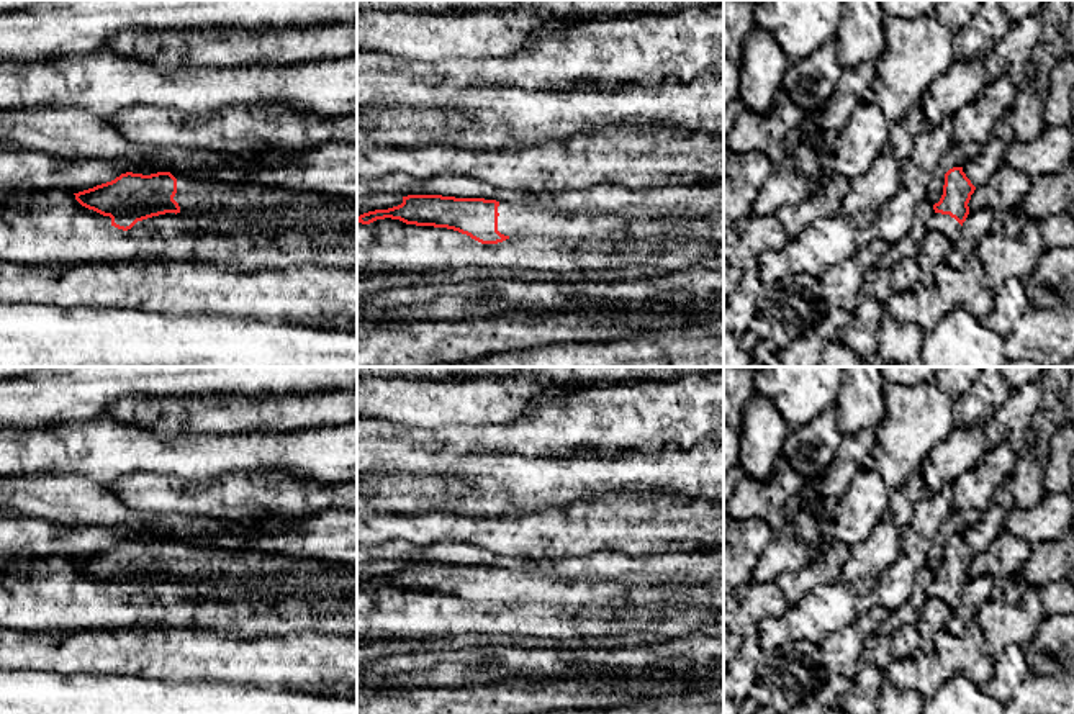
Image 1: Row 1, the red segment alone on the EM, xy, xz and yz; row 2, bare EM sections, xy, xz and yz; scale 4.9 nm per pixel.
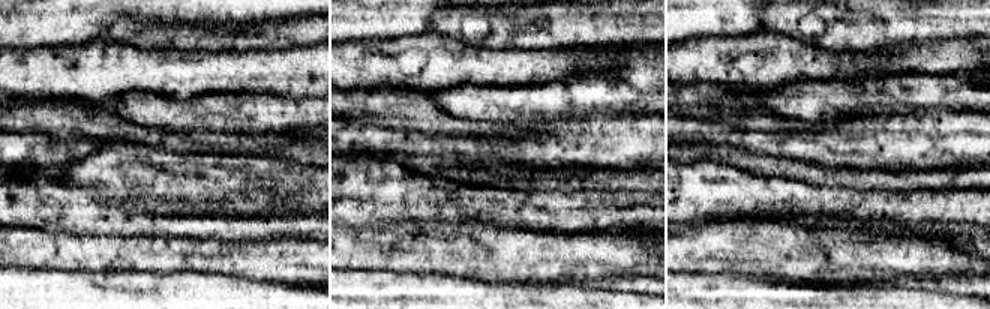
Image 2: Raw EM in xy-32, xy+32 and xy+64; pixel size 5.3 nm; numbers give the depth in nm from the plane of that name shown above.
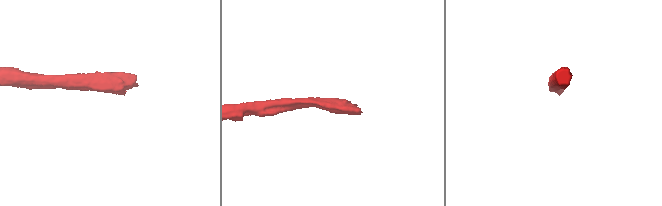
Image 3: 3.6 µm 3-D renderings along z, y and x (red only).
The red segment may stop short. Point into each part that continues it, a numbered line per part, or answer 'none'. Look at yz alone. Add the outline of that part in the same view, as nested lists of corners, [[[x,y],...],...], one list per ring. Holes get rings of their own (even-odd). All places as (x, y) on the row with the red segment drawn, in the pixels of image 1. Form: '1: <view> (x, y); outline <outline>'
1: yz (943, 223); outline [[[933,213],[925,228],[943,233],[953,244],[961,239],[961,224],[950,215]]]

